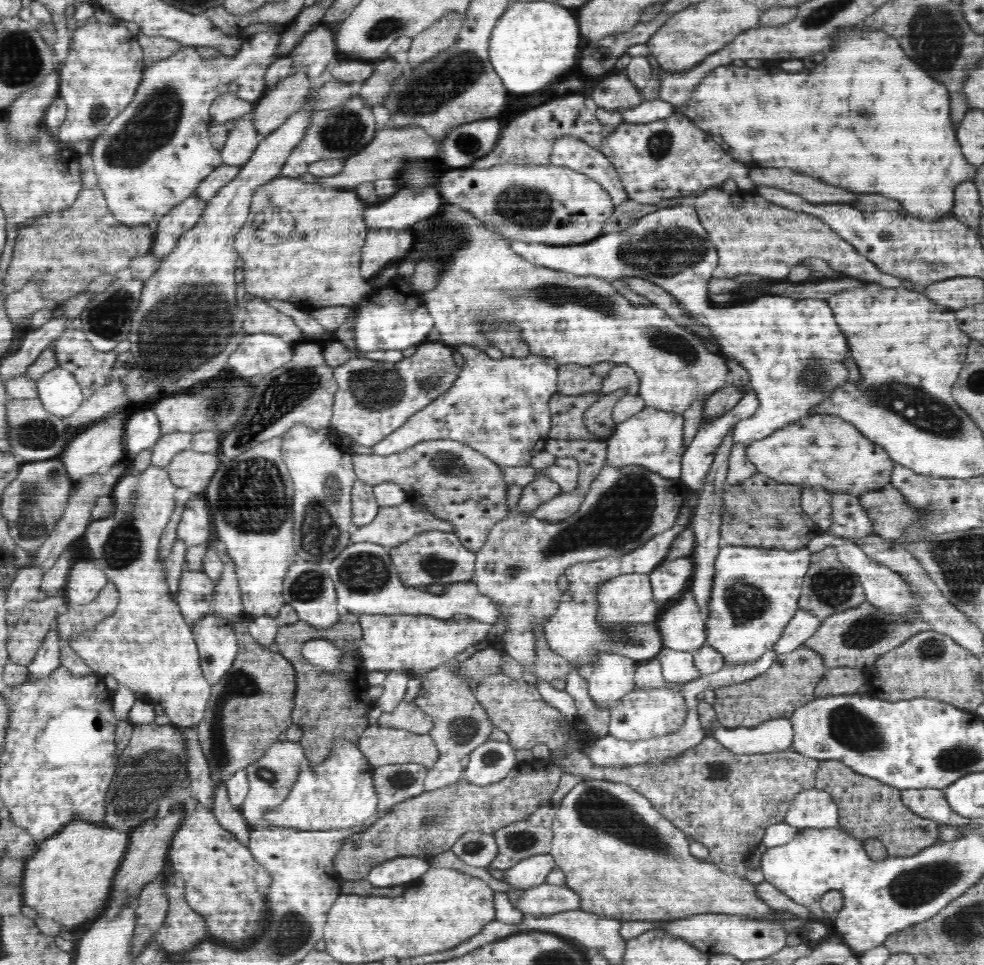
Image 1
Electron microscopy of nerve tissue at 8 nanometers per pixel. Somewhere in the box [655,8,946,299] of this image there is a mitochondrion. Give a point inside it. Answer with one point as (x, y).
(866, 116)

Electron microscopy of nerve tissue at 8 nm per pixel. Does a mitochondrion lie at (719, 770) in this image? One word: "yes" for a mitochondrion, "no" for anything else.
yes

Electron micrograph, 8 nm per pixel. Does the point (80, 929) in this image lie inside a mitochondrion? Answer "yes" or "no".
no

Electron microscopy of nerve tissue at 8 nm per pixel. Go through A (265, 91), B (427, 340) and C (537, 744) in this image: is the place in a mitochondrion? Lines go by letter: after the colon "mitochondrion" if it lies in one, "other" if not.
A: other
B: other
C: other

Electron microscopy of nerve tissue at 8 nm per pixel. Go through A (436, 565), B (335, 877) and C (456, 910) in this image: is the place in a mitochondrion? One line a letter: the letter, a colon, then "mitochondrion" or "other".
A: mitochondrion
B: other
C: other

